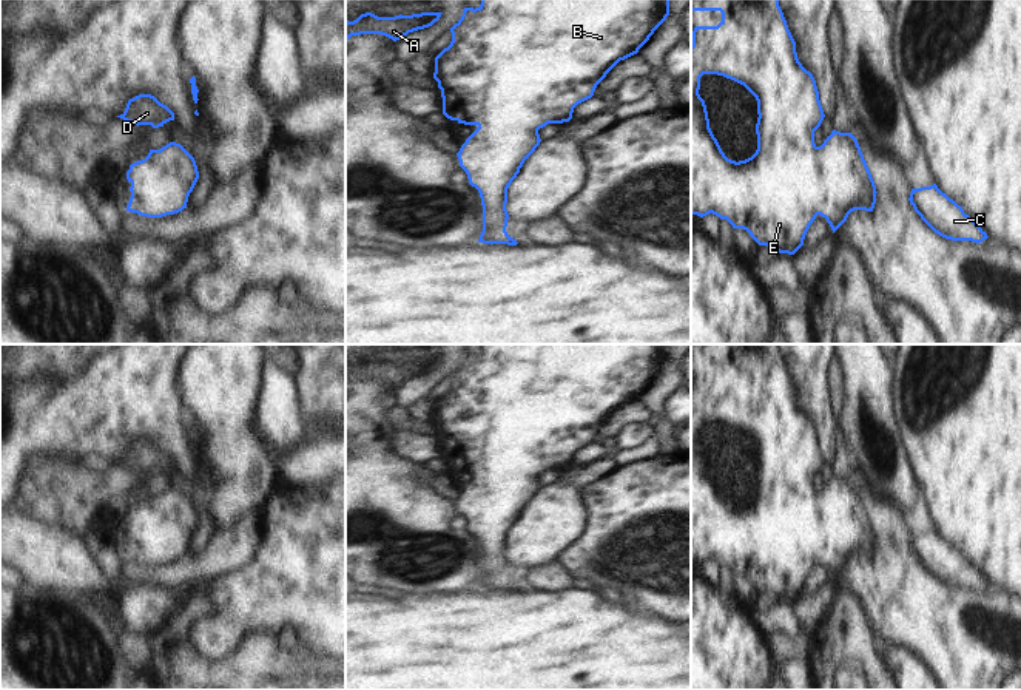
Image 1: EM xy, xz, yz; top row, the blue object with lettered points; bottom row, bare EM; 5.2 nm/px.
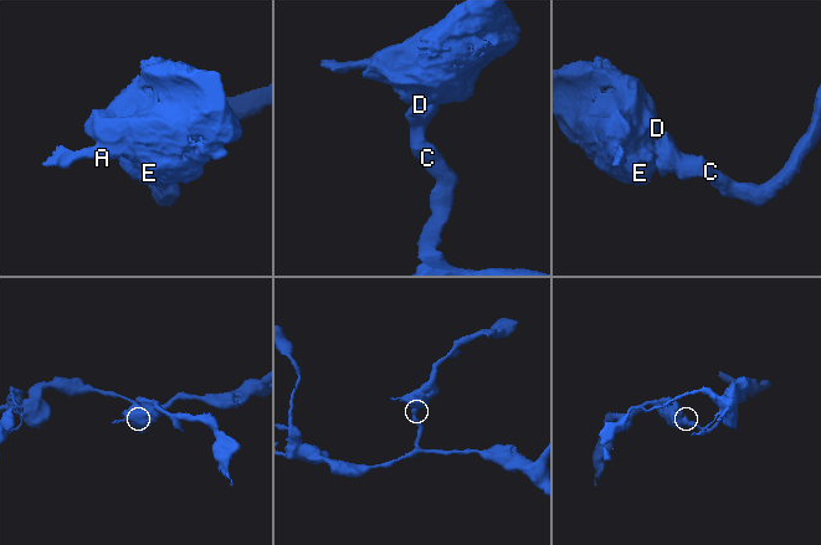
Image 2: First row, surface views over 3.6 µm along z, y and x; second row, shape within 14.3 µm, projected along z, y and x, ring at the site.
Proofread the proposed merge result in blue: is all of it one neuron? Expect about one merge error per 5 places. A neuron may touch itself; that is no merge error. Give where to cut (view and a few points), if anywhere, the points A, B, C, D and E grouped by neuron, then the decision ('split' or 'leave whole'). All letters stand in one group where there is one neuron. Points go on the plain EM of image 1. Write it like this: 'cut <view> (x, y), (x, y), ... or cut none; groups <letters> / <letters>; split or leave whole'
cut none; groups A B C D E; leave whole

